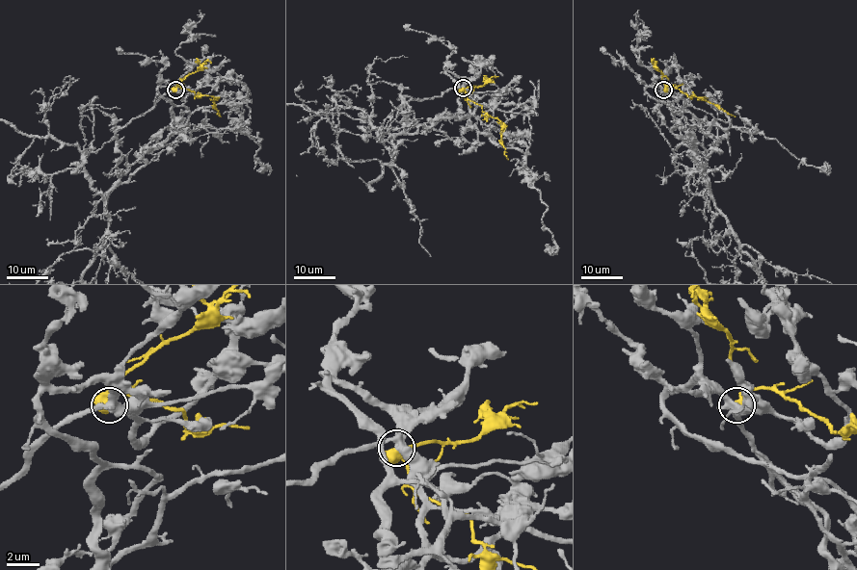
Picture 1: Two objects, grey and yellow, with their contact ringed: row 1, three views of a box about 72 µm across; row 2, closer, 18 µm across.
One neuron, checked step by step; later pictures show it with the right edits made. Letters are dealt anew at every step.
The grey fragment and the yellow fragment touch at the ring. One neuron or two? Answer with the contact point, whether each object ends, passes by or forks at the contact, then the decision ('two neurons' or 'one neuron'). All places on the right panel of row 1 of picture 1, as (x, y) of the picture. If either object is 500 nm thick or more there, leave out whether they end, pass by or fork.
place (663, 90); two neurons

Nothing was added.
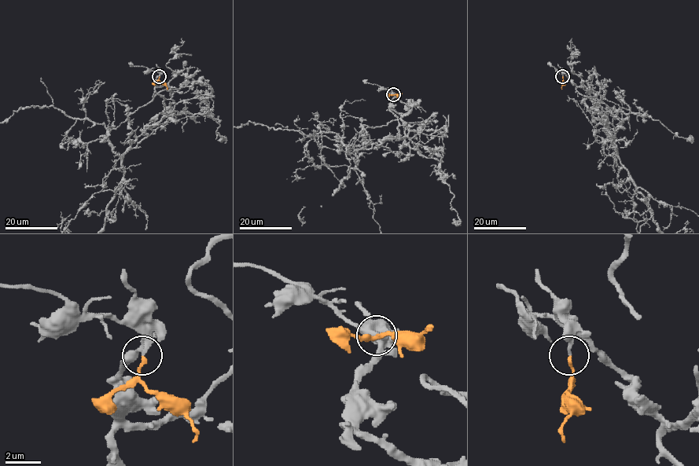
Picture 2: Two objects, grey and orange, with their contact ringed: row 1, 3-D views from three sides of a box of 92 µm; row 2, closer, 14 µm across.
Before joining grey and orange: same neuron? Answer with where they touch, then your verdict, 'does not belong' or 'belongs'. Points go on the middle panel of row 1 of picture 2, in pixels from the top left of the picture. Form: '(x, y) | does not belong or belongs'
(393, 94) | belongs

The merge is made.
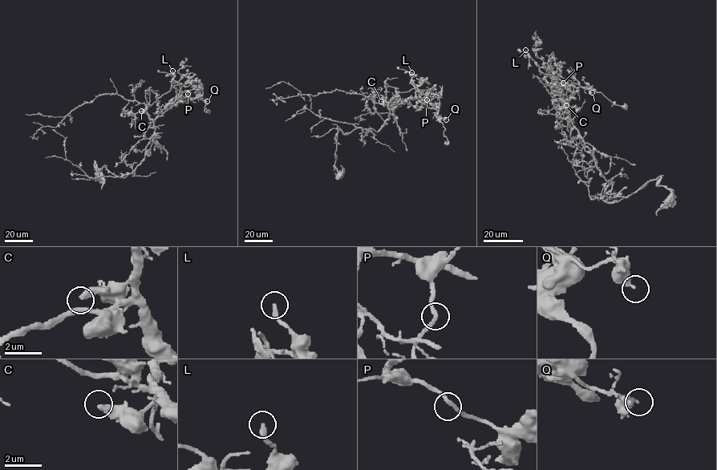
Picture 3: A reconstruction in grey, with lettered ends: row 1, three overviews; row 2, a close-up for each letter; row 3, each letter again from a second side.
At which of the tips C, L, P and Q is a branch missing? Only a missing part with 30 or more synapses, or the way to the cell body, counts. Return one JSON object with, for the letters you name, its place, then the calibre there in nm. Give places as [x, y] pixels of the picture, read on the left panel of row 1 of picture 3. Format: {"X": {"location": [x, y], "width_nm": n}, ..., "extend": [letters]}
{"L": {"location": [172, 70], "width_nm": 240}, "extend": ["L"]}

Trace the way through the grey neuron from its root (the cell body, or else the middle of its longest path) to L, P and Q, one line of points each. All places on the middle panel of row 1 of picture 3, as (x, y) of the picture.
L: (340, 175), (334, 166), (338, 127), (345, 135), (358, 127), (378, 131), (395, 104), (415, 96), (411, 72)
P: (340, 175), (334, 166), (338, 126), (345, 135), (358, 127), (378, 131), (395, 104), (420, 107), (427, 99)
Q: (340, 175), (334, 166), (338, 126), (345, 135), (358, 127), (378, 131), (401, 101), (424, 103), (446, 119)

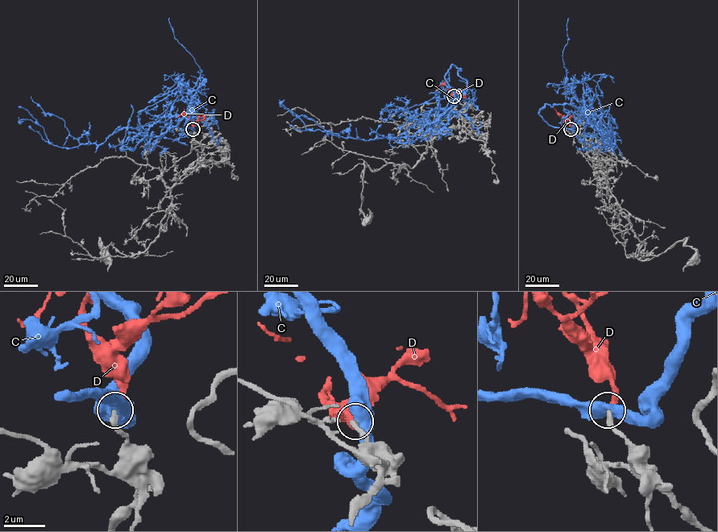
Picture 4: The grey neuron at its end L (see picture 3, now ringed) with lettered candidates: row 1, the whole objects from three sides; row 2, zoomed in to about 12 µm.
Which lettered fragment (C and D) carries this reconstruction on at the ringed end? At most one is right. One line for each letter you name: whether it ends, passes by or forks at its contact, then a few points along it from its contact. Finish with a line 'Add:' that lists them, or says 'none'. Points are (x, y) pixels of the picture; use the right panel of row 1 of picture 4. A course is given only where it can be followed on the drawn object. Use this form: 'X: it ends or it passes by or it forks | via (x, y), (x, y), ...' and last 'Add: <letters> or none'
D: it ends | via (570, 129), (566, 118), (558, 114), (560, 118)
Add: D

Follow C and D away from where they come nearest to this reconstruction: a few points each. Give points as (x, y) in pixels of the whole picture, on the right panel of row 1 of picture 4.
C: (570, 129), (587, 115), (602, 115), (617, 126), (612, 127), (615, 142), (606, 148), (597, 127), (574, 117)
D: (570, 129), (566, 118), (558, 114), (560, 118)

